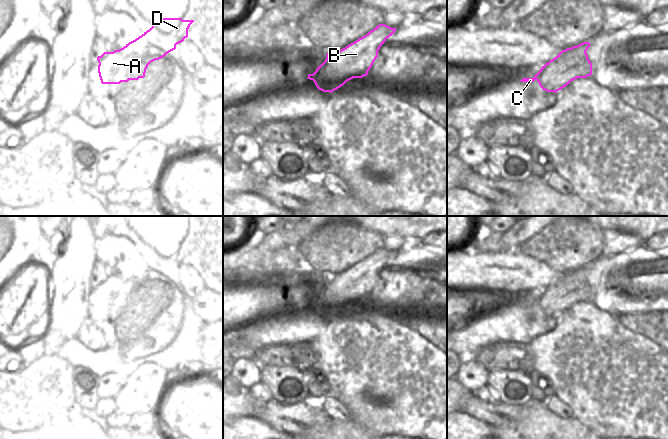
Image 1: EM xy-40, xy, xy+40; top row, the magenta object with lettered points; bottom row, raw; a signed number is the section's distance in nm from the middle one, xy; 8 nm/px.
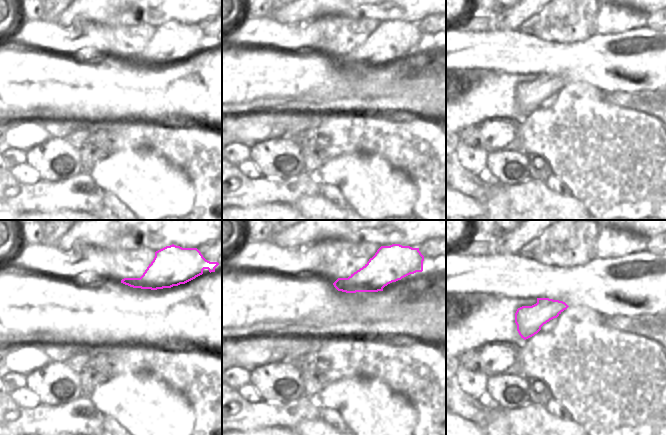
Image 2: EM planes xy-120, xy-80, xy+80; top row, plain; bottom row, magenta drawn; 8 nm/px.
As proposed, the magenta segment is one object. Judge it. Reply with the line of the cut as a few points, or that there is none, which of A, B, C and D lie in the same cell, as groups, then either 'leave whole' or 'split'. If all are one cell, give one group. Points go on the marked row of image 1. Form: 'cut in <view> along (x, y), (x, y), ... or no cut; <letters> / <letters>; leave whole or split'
no cut; A B C D; leave whole

